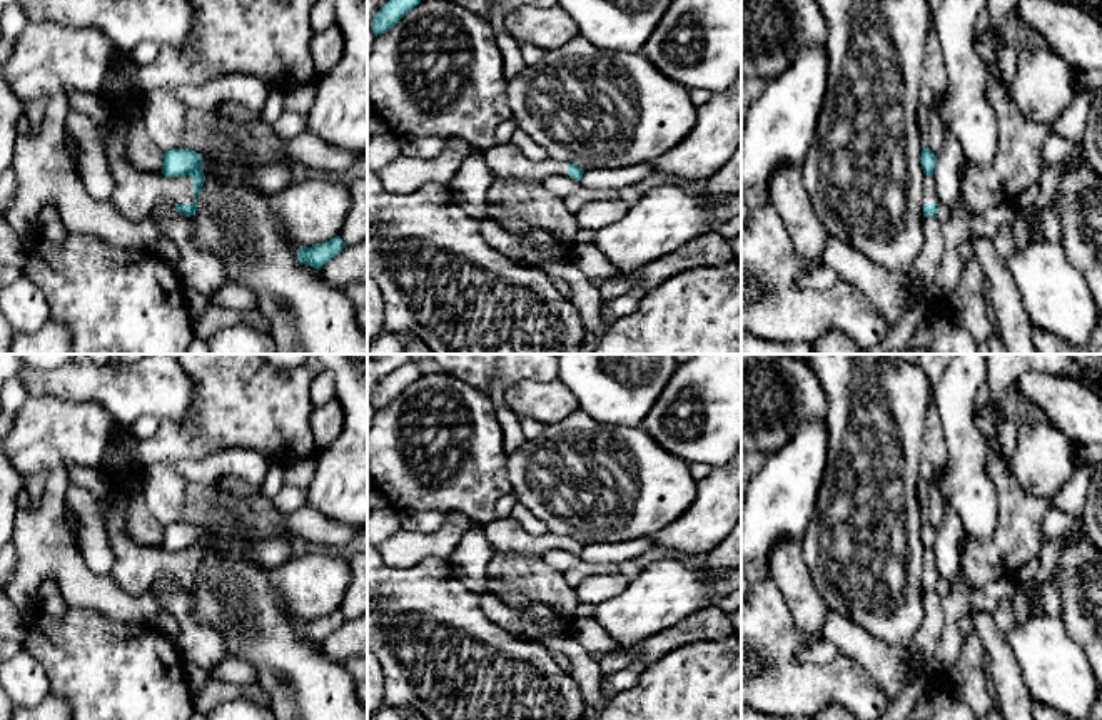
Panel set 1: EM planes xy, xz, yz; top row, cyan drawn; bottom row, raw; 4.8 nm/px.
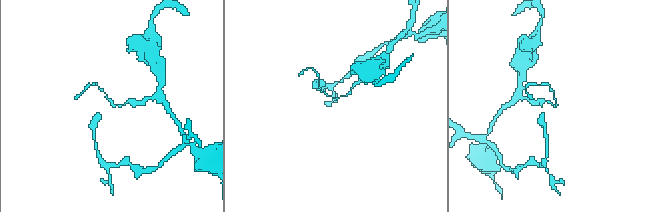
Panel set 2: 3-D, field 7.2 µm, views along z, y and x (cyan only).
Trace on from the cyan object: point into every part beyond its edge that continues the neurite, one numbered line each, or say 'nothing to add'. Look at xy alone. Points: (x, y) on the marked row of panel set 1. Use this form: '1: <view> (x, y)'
1: xy (137, 192)

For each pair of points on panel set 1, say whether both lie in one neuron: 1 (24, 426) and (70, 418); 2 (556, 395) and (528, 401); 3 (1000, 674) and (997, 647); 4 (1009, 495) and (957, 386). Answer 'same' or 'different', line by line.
1: same
2: same
3: same
4: different

